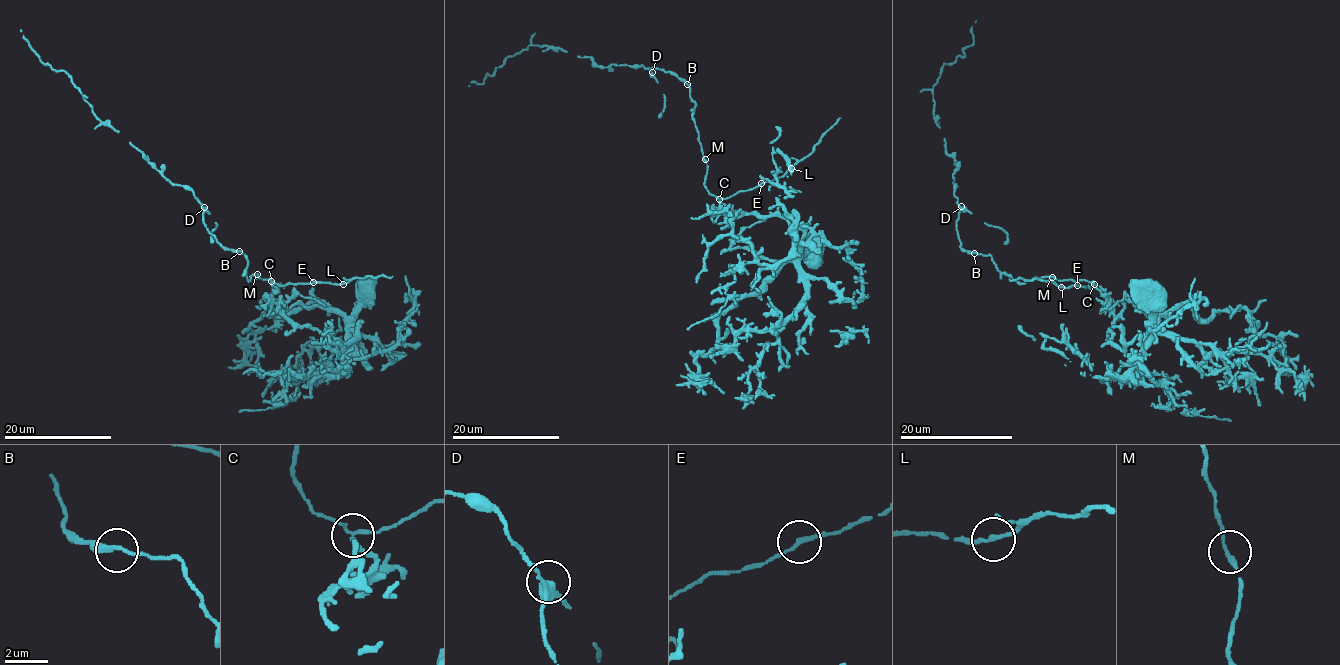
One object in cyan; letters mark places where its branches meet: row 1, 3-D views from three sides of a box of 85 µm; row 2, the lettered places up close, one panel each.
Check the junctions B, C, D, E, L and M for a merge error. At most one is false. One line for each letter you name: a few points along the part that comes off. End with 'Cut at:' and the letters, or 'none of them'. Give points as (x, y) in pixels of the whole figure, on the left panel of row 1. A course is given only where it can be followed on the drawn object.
C: course (271, 281), (283, 315), (355, 339), (329, 307), (281, 315), (270, 304), (228, 367)
Cut at: C

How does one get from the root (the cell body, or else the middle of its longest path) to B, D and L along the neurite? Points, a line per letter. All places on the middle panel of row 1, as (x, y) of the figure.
B: (703, 160), (699, 134), (692, 119), (695, 103), (687, 84)
D: (703, 160), (699, 134), (692, 119), (695, 103), (690, 97), (690, 87), (663, 70), (652, 67), (652, 72)
L: (703, 160), (707, 165), (705, 187), (719, 199), (772, 181), (791, 168)

